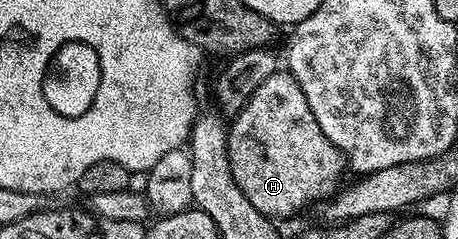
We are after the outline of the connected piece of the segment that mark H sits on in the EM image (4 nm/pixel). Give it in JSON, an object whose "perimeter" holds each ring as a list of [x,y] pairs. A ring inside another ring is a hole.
{"perimeter":[[[278,71],[263,79],[259,88],[250,95],[243,111],[232,118],[229,125],[229,162],[231,175],[235,183],[239,183],[239,191],[247,195],[255,211],[270,219],[289,217],[308,205],[316,206],[328,201],[342,188],[341,176],[347,173],[345,156],[337,150],[335,143],[331,143],[331,139],[327,139],[327,135],[323,135],[319,123],[315,123],[315,115],[311,115],[311,107],[307,107],[307,99],[299,83],[288,71]]]}

